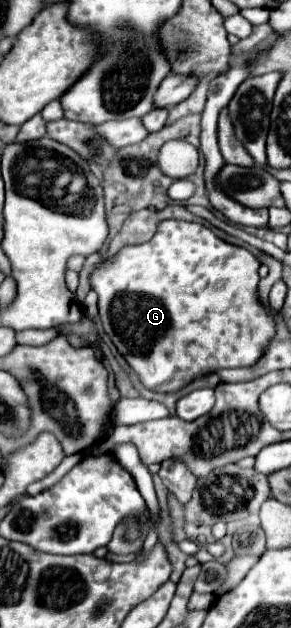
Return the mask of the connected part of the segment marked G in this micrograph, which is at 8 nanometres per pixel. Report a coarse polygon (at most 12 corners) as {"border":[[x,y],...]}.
{"border":[[187,221],[99,263],[99,317],[175,393],[259,361],[259,261]]}

